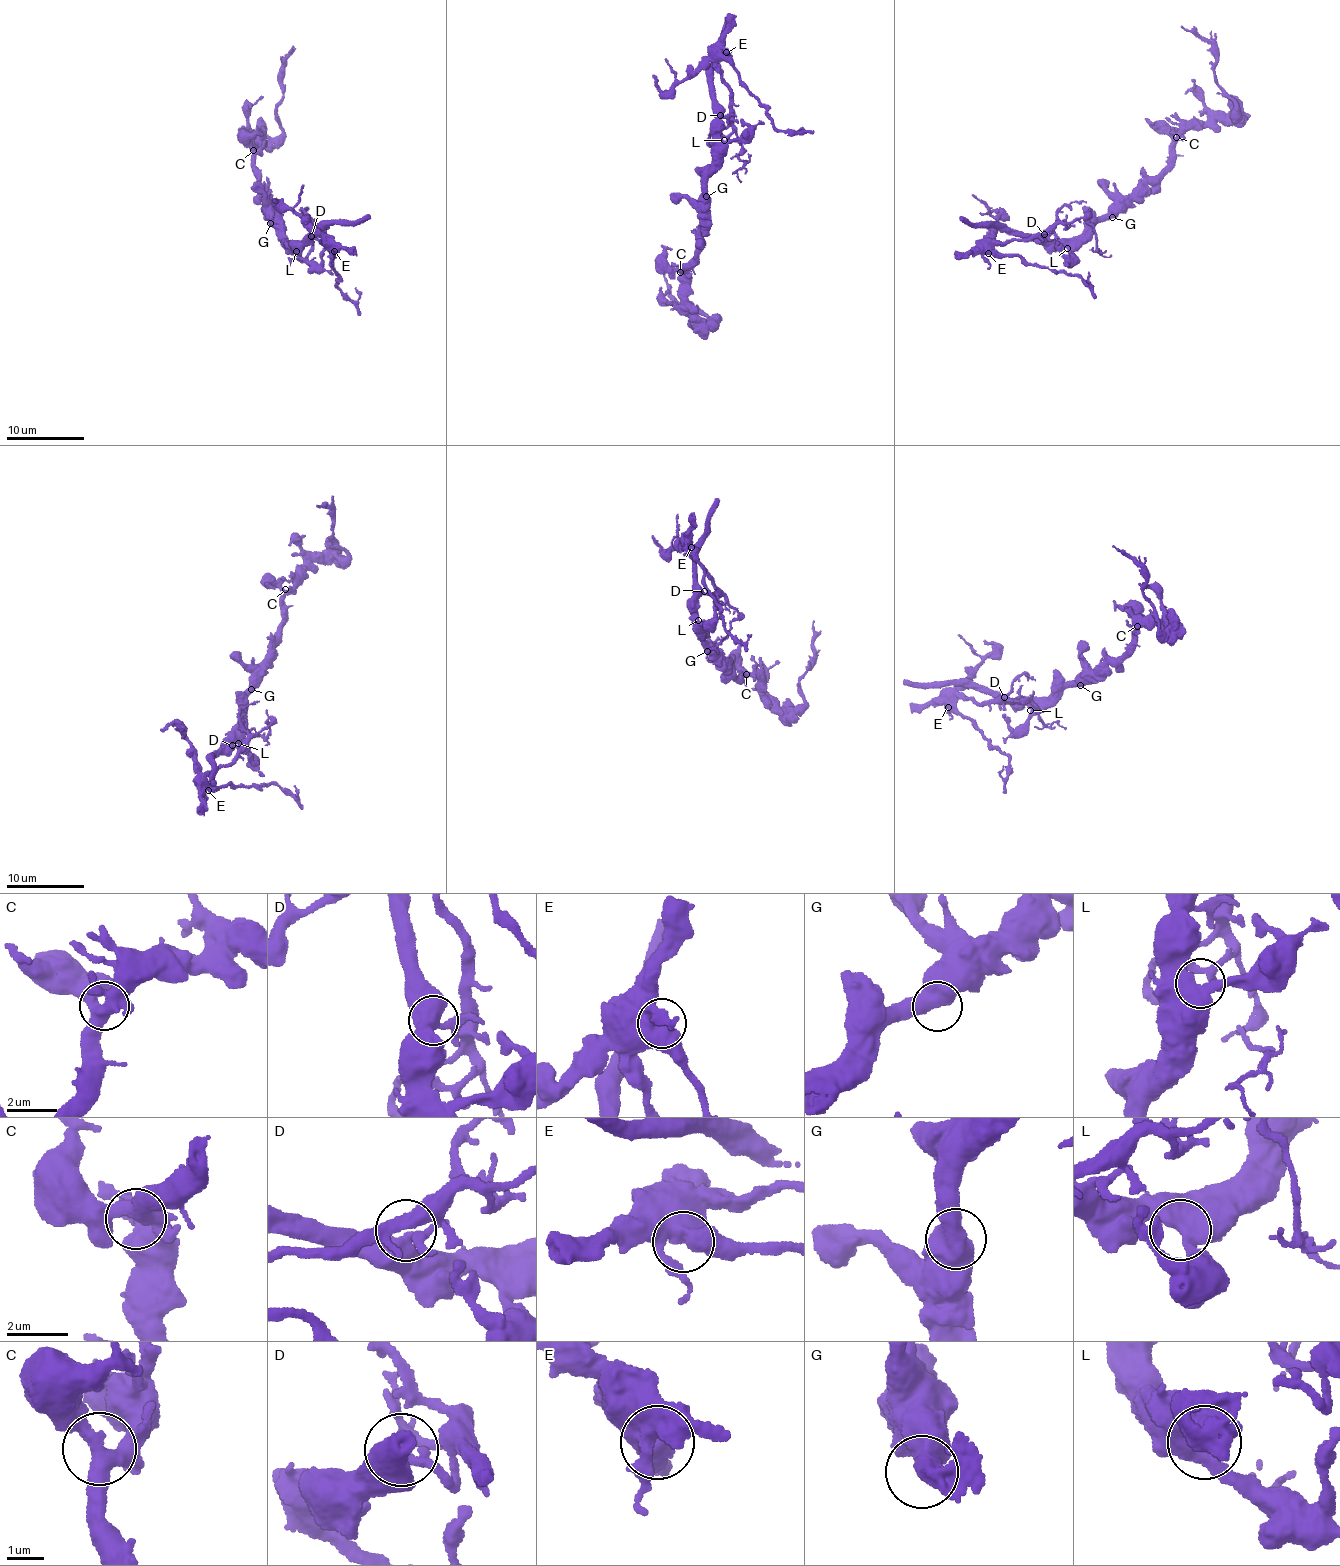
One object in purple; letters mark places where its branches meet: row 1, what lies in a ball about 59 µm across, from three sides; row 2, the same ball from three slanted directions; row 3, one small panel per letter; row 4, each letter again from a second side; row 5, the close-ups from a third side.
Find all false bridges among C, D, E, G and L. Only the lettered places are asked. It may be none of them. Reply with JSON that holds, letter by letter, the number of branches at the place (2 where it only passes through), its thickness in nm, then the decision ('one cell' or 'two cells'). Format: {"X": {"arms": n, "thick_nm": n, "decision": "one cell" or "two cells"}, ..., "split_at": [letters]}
{"C": {"arms": 3, "thick_nm": 440, "decision": "one cell"}, "D": {"arms": 3, "thick_nm": 360, "decision": "one cell"}, "E": {"arms": 2, "thick_nm": 600, "decision": "one cell"}, "G": {"arms": 2, "thick_nm": 550, "decision": "one cell"}, "L": {"arms": 2, "thick_nm": 550, "decision": "one cell"}, "split_at": []}

